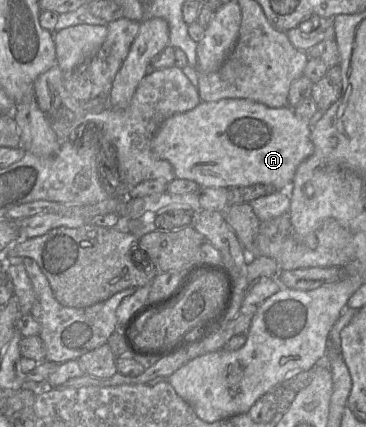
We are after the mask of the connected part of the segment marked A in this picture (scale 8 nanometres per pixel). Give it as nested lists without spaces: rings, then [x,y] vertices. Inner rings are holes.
[[[221,99],[217,102],[200,102],[194,109],[171,116],[165,120],[151,141],[151,150],[159,158],[168,161],[174,170],[177,179],[185,179],[196,182],[201,188],[236,188],[248,187],[256,184],[273,186],[277,191],[287,191],[293,182],[298,166],[309,158],[314,152],[311,141],[311,127],[308,122],[296,116],[293,109],[288,106],[282,108],[270,108],[261,103],[248,99]]]

